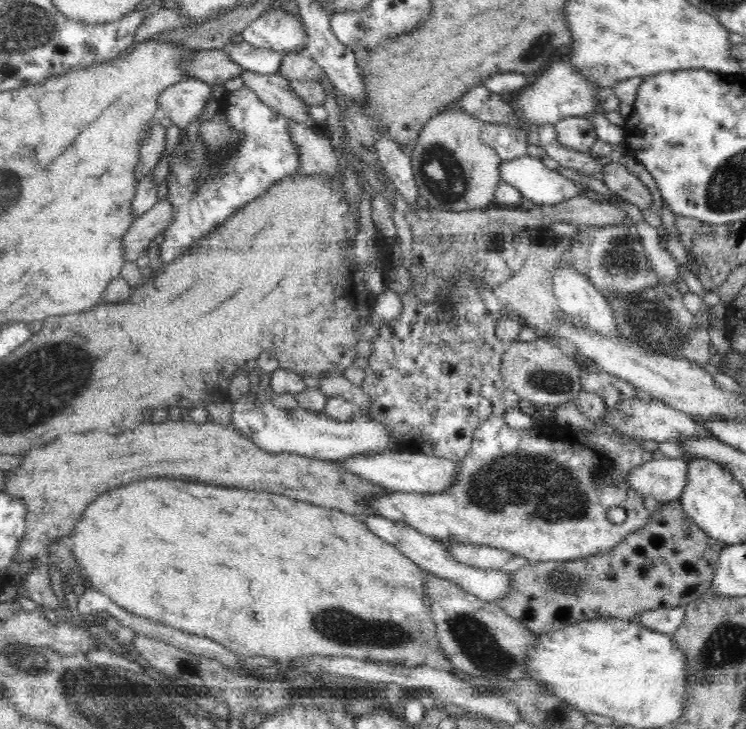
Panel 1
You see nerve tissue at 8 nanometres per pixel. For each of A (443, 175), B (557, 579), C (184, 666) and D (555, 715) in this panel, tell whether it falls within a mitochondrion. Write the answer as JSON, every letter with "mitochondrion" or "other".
{"A":"mitochondrion","B":"mitochondrion","C":"mitochondrion","D":"mitochondrion"}

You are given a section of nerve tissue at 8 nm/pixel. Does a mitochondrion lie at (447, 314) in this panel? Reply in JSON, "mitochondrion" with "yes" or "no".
{"mitochondrion":"yes"}

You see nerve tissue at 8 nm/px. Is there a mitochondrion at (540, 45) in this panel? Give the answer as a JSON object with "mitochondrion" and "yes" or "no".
{"mitochondrion":"yes"}

